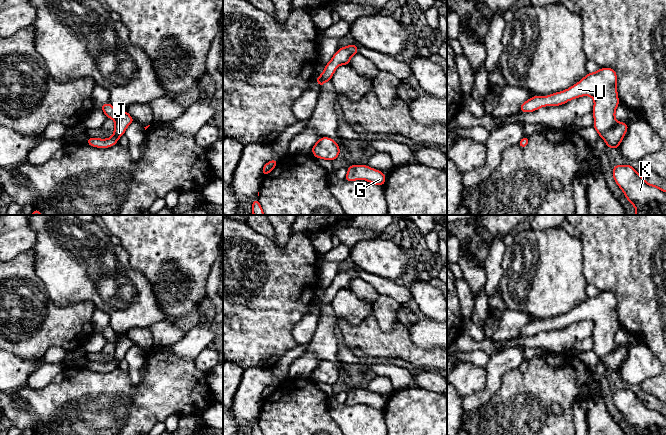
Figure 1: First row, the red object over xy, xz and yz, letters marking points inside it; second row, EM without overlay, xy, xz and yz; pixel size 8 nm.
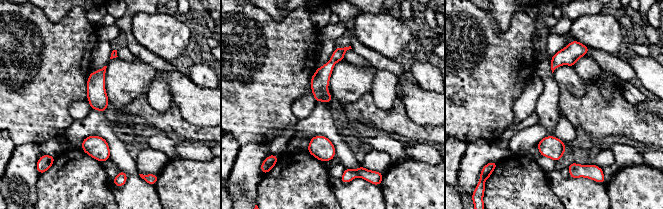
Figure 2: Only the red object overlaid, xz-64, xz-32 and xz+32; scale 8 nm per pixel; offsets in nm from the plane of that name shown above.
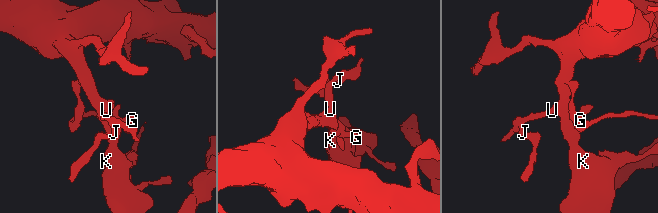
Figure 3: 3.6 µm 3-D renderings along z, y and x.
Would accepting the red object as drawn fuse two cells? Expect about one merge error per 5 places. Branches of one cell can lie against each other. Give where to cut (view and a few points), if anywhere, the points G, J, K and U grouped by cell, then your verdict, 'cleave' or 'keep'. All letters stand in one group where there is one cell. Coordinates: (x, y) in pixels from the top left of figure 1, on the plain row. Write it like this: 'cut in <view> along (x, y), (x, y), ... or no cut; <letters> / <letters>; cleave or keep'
no cut; G J K U; keep

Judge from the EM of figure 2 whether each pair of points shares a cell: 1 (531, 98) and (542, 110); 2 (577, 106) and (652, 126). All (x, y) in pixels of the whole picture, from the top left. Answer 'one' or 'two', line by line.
1: two
2: one

